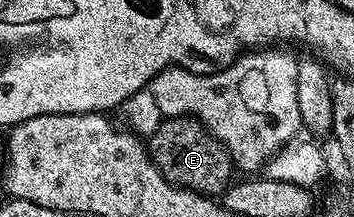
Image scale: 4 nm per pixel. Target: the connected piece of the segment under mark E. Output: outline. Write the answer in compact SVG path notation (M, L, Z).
M195 117L164 118L160 127L147 138L147 148L149 157L155 163L155 167L159 167L163 179L167 179L172 185L177 185L180 189L190 189L193 193L200 193L202 197L216 198L228 189L234 180L233 156L225 150L223 143L219 139L215 139L213 134Z

